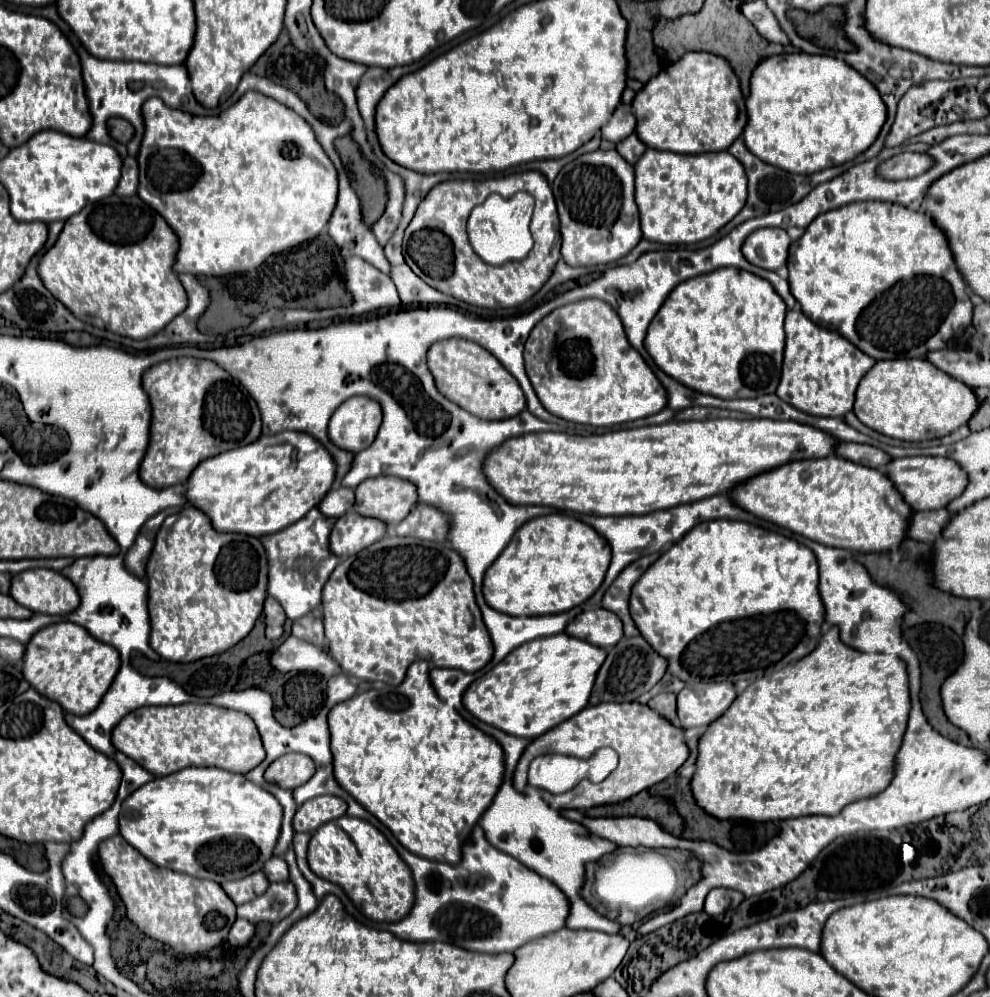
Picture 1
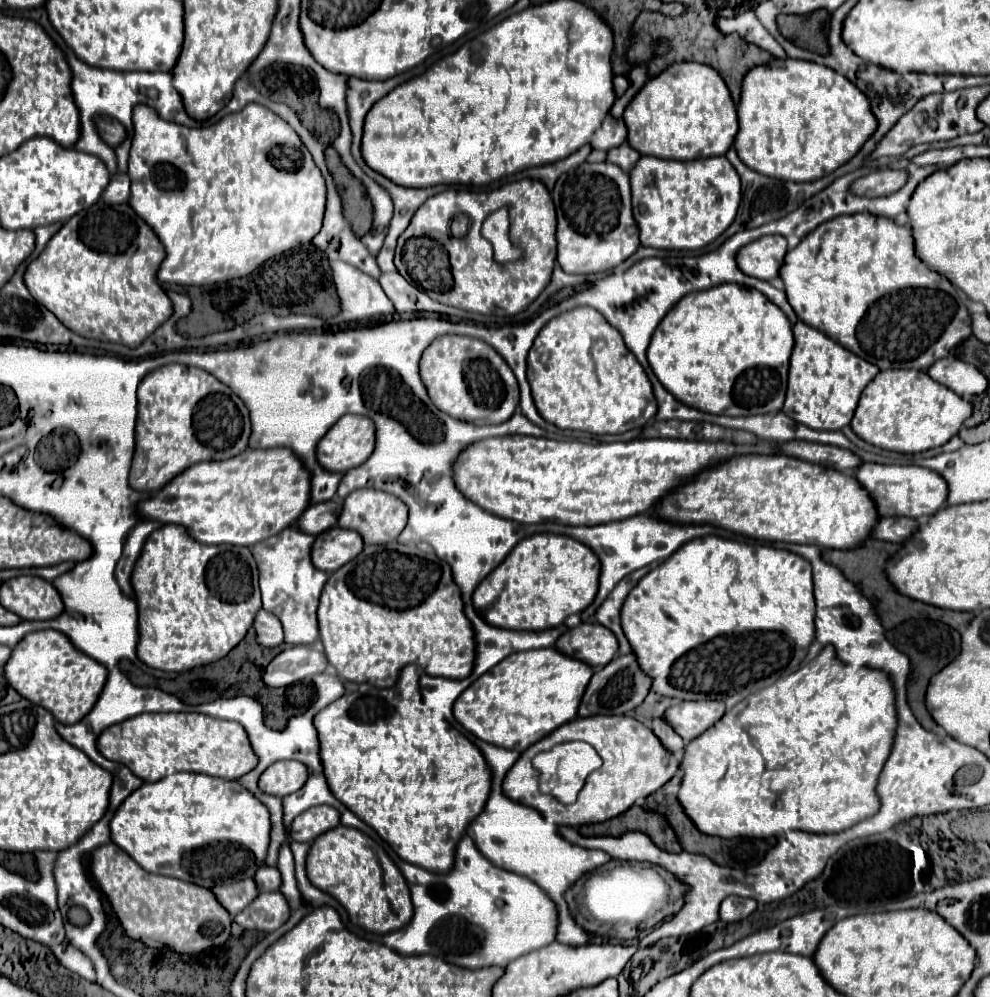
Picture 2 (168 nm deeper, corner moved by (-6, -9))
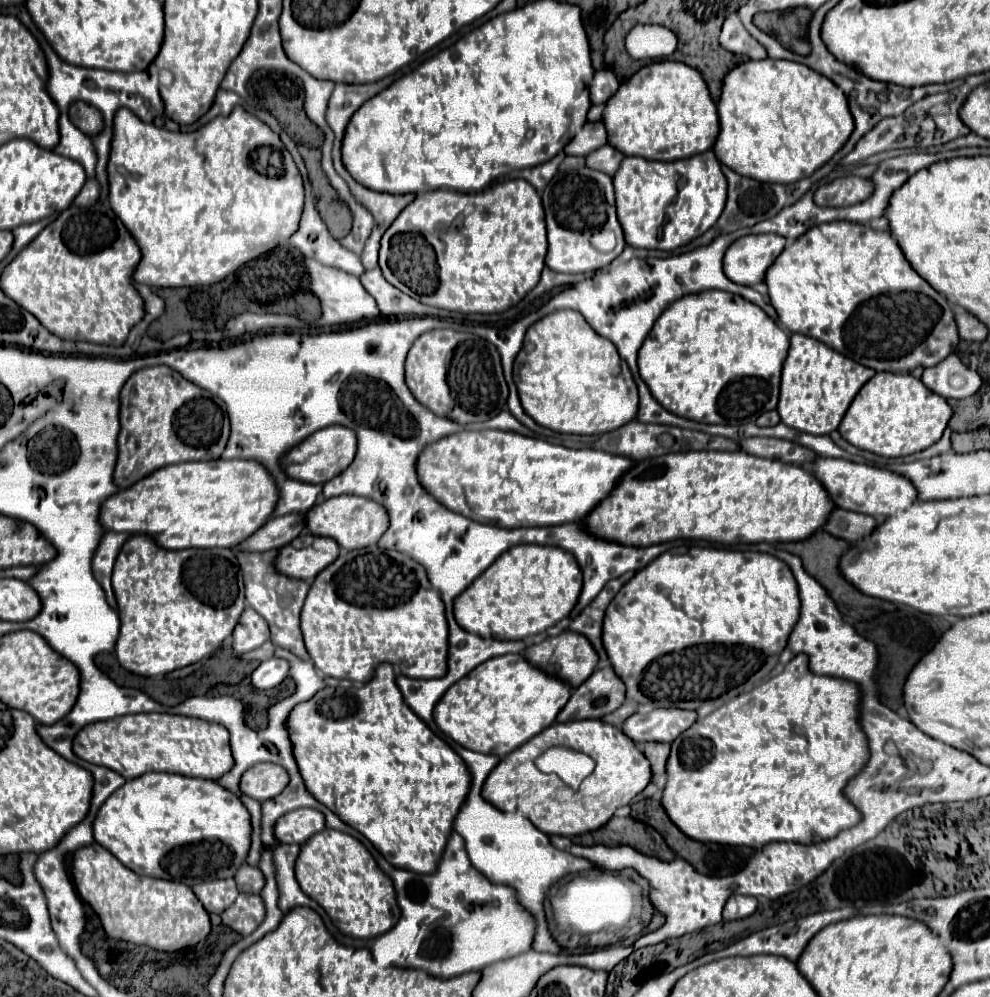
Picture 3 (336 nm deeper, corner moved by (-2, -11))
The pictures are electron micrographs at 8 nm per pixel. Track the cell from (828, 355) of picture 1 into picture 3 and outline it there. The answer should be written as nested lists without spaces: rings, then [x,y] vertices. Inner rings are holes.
[[[793,334],[791,348],[783,362],[781,396],[777,404],[781,422],[809,434],[829,434],[837,430],[851,400],[873,374],[875,370],[855,364],[851,358],[827,348],[823,342],[813,340],[811,336]]]

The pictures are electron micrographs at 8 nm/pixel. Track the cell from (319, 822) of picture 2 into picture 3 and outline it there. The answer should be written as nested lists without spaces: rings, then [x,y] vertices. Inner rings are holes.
[[[297,808],[283,814],[275,822],[275,838],[285,844],[303,844],[313,834],[325,828],[325,818],[319,810],[313,808]]]

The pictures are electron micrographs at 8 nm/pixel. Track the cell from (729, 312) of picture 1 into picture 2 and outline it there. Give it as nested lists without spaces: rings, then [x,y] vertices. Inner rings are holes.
[[[719,284],[683,296],[657,326],[647,360],[661,384],[683,404],[711,414],[751,416],[781,410],[793,330],[789,318],[759,290]]]

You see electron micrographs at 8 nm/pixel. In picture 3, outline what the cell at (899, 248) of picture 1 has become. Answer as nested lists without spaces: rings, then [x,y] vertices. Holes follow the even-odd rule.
[[[829,222],[829,224],[819,224],[815,228],[811,228],[809,232],[805,232],[803,236],[799,236],[791,246],[787,246],[779,258],[771,264],[771,268],[765,272],[765,284],[767,284],[767,290],[769,290],[769,302],[771,306],[777,310],[777,316],[779,316],[779,322],[789,328],[793,334],[805,334],[805,336],[813,336],[815,340],[827,344],[829,348],[841,352],[843,356],[867,366],[867,368],[873,368],[877,372],[907,372],[907,370],[915,370],[917,366],[923,366],[923,368],[929,368],[929,366],[935,366],[939,364],[943,358],[949,356],[949,352],[953,352],[959,344],[959,334],[957,334],[957,328],[955,328],[955,318],[953,318],[953,312],[947,304],[947,300],[935,292],[923,278],[919,278],[919,274],[911,268],[911,264],[905,260],[899,244],[895,242],[895,238],[887,232],[887,230],[873,230],[873,228],[867,228],[867,226],[861,226],[861,224],[853,224],[853,222]]]

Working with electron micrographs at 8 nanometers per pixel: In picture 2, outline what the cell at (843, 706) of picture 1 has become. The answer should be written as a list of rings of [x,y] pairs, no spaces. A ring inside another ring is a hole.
[[[829,644],[821,650],[821,654],[799,668],[795,674],[775,682],[769,688],[763,688],[745,700],[741,700],[737,706],[733,706],[711,730],[705,730],[699,738],[691,740],[685,746],[685,756],[681,760],[681,766],[685,768],[685,778],[679,790],[679,802],[683,804],[687,816],[695,822],[695,826],[703,834],[721,836],[721,838],[735,838],[735,836],[753,836],[753,838],[769,838],[769,836],[781,836],[791,830],[803,830],[803,832],[841,832],[845,828],[851,828],[853,824],[877,814],[881,808],[879,796],[875,792],[879,774],[891,754],[893,736],[897,730],[897,710],[895,710],[895,690],[893,682],[887,672],[867,668],[867,666],[851,666],[843,664],[835,656],[835,648]]]

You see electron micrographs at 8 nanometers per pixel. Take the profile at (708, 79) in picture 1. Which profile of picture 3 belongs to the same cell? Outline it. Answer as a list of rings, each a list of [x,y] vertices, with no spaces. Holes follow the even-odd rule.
[[[653,62],[637,70],[627,82],[623,82],[617,92],[607,100],[601,122],[607,130],[607,142],[623,152],[625,156],[641,156],[647,160],[667,160],[673,162],[677,158],[689,158],[709,150],[719,134],[719,118],[717,106],[709,96],[707,84],[695,68],[683,62]]]

